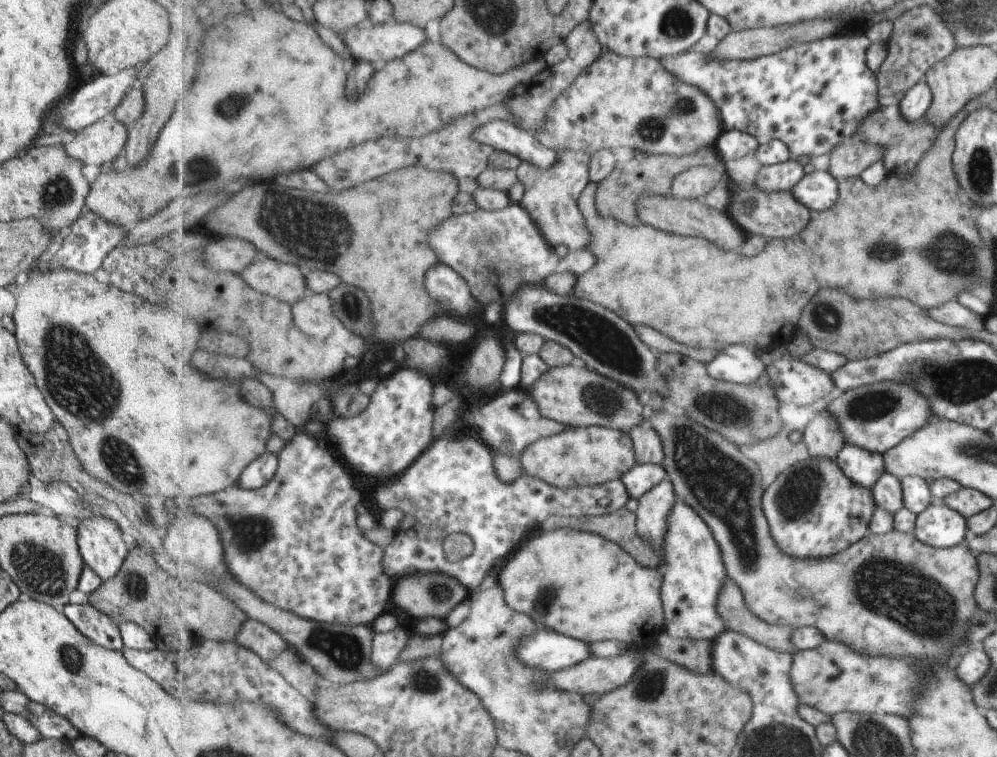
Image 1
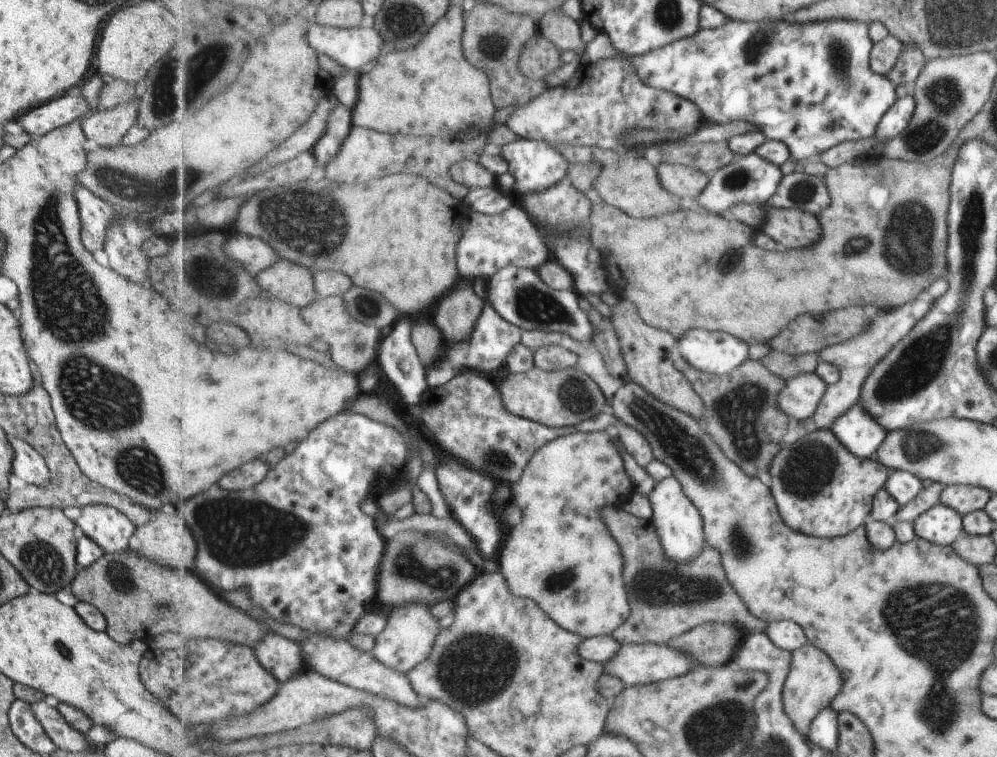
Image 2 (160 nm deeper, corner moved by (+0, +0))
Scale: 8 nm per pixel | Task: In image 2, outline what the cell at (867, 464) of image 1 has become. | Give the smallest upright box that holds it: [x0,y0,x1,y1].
[833,400,884,459]

